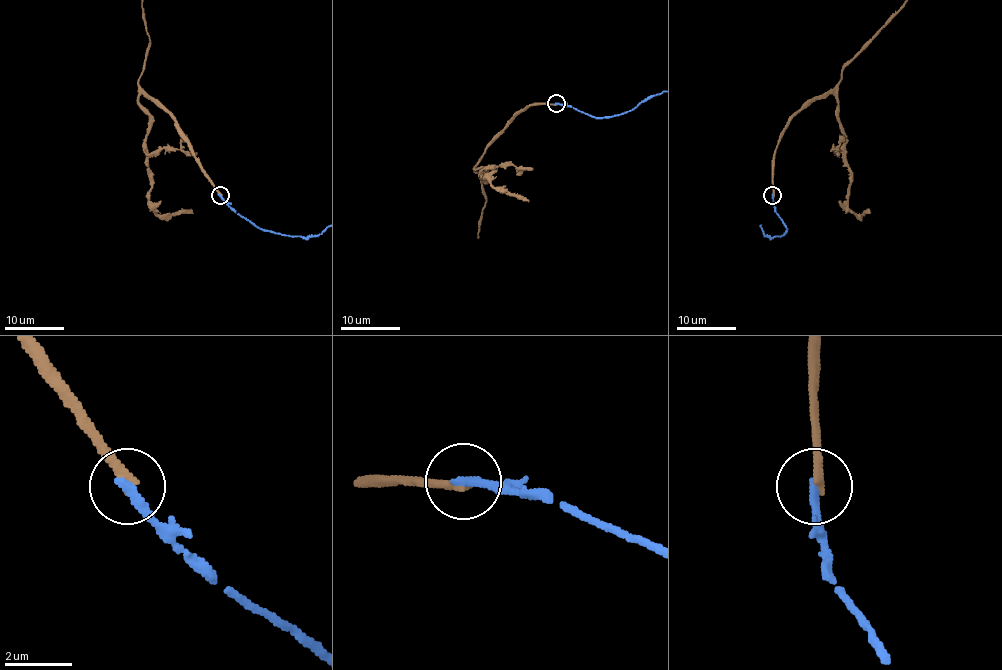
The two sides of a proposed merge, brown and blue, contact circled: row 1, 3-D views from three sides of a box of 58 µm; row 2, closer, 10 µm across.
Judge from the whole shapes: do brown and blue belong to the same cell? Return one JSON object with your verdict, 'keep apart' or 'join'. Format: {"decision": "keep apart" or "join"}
{"decision": "keep apart"}

